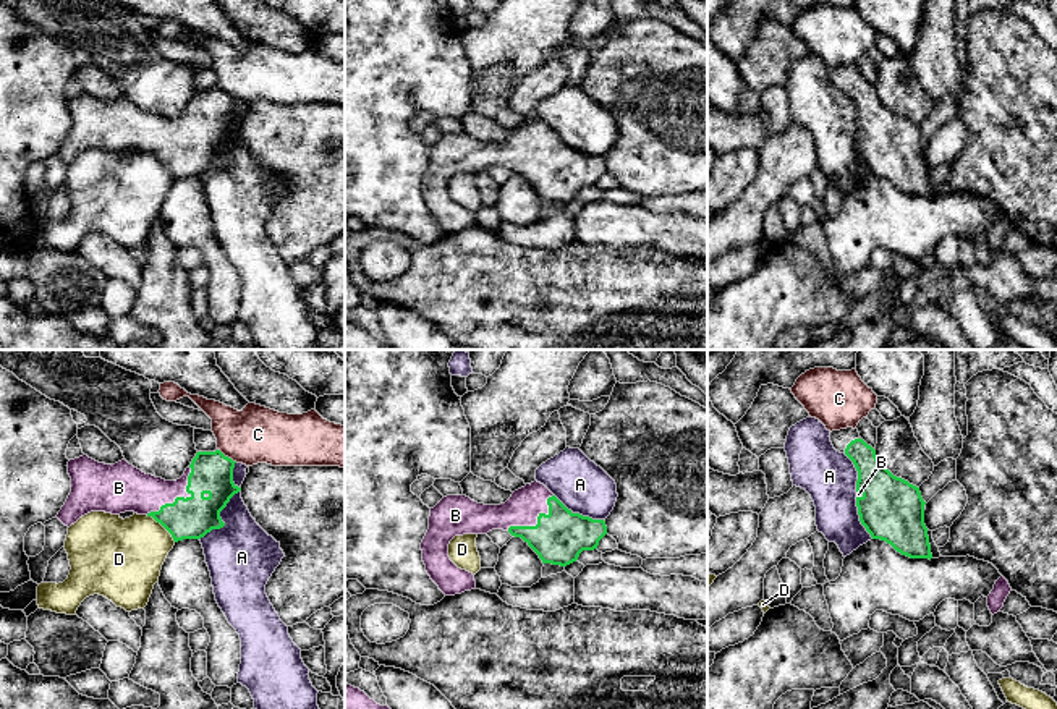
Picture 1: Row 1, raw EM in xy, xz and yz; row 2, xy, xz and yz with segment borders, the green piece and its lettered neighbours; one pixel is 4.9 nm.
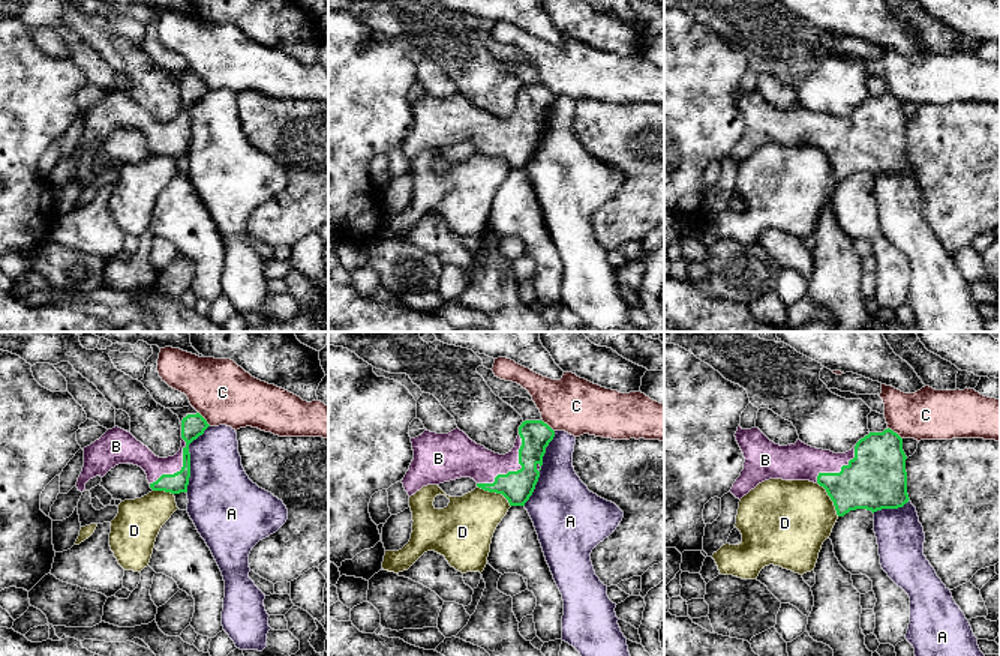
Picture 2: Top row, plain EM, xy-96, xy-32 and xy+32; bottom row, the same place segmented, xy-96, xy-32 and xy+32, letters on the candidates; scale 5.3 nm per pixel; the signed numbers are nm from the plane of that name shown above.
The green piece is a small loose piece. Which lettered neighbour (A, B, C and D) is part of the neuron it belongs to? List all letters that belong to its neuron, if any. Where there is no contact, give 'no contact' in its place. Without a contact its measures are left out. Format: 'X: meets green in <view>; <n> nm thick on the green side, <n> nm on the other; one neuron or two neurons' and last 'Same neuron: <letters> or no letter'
A: meets green in xy; 200 nm thick on the green side, 320 nm on the other; two neurons
B: meets green in xy; 200 nm thick on the green side, 200 nm on the other; one neuron
C: meets green in xy; 200 nm thick on the green side, 280 nm on the other; two neurons
D: meets green in xy; 200 nm thick on the green side, 380 nm on the other; two neurons
Same neuron: B

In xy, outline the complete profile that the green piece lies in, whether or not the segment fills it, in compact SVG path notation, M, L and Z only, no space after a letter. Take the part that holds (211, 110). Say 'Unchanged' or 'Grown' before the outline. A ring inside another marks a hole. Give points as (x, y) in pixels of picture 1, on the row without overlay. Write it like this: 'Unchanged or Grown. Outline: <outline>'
Grown. Outline: M220 87L197 89L180 117L165 118L142 110L125 96L115 102L105 102L83 92L68 99L71 129L57 155L70 165L91 149L112 152L134 149L138 152L152 154L172 172L175 180L201 176L212 167L225 163L220 149L227 144L230 136L241 128L241 125L233 120L235 100L236 99L225 94Z

